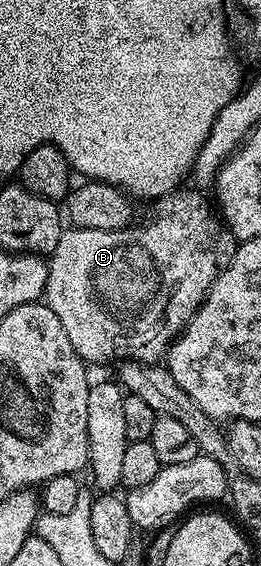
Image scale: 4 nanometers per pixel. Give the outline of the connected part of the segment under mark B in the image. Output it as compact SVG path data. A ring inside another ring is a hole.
M175 190L157 201L158 209L154 212L154 217L147 224L142 224L139 228L127 226L120 230L88 230L87 228L67 227L62 233L60 242L56 242L56 250L48 257L48 282L44 293L44 302L60 318L60 326L64 326L64 334L68 334L68 342L72 342L72 350L87 365L106 364L109 360L121 362L123 360L145 360L147 362L158 362L165 357L169 347L174 343L182 331L186 329L186 324L196 315L202 306L202 301L206 299L206 291L216 282L216 278L232 262L234 251L238 249L239 241L234 239L230 229L220 219L219 213L205 200L203 193L198 190L194 192L182 192Z

